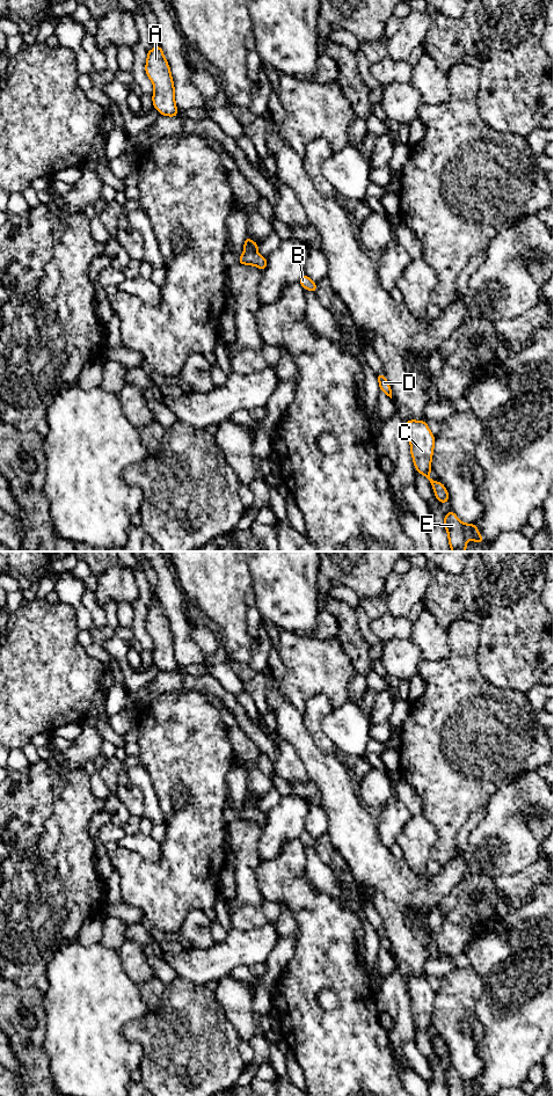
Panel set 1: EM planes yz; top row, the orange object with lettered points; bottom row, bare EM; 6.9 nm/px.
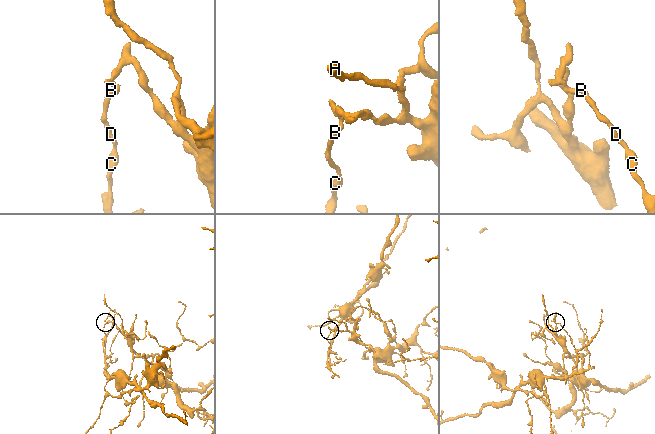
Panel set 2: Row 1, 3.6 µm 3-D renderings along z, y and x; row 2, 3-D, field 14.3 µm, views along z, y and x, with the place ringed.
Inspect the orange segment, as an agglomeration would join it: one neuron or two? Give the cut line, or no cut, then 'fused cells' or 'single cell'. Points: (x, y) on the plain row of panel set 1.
cut in yz along (245, 806), (255, 809); fused cells

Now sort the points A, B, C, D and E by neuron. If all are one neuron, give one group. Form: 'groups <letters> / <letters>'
groups A / B C D E

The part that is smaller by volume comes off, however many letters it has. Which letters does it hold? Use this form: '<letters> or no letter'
B, C, D, E

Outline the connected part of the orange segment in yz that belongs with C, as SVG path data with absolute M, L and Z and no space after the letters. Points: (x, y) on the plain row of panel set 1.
M409 976L404 980L416 1028L430 1037L437 1057L447 1060L449 1047L445 1042L430 1033L436 993L431 989L425 977Z

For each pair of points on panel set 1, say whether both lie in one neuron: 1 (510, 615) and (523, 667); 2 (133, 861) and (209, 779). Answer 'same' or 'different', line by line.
1: same
2: same

